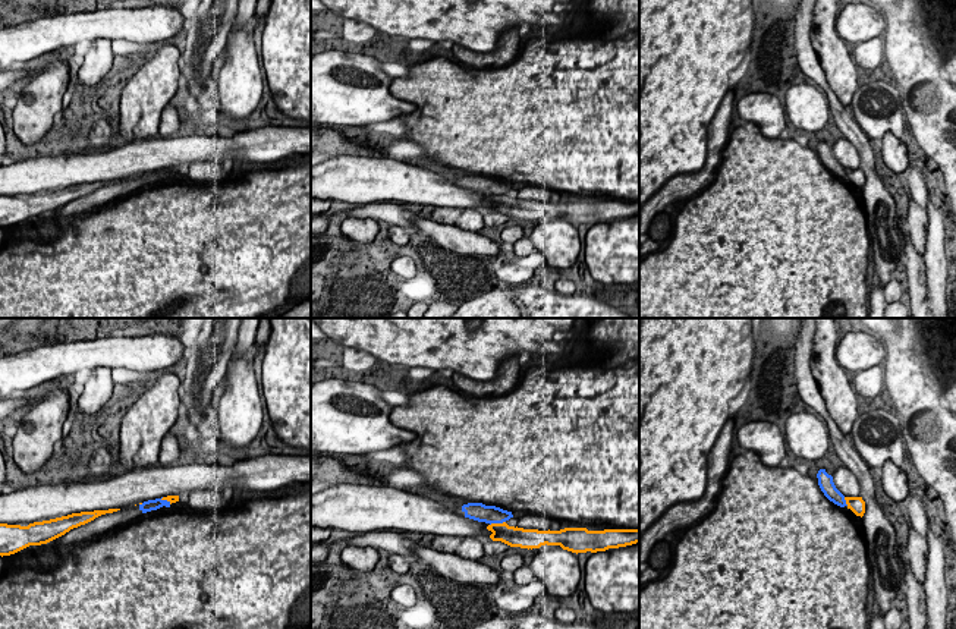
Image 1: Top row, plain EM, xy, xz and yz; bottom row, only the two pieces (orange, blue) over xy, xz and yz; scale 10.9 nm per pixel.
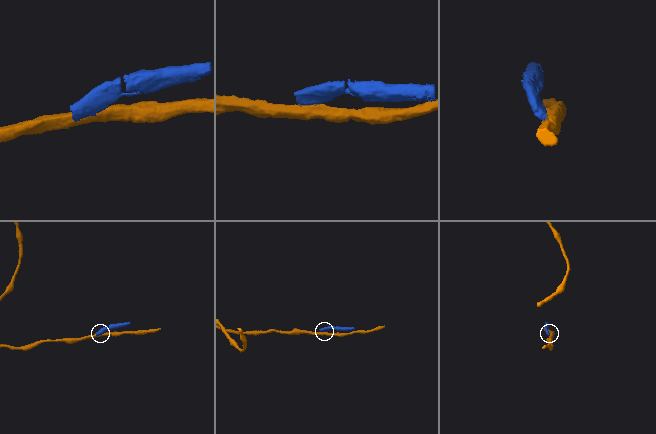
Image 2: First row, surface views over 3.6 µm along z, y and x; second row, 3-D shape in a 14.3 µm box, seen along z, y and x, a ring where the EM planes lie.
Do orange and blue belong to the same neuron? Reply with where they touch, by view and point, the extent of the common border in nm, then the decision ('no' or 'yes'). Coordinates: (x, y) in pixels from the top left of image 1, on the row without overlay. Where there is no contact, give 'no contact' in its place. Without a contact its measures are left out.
contact xz (497, 195); length 180 nm; no

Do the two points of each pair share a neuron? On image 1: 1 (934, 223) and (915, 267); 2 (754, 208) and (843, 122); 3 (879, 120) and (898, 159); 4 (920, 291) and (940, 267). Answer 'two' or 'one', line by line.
1: two
2: two
3: one
4: two

